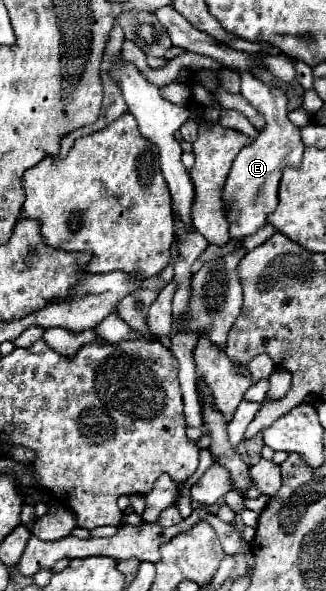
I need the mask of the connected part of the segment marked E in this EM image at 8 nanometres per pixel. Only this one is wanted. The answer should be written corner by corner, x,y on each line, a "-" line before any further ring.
241,71
238,74
241,76
241,96
265,116
267,126
251,142
251,146
245,146
237,154
227,178
227,186
223,190
223,200
231,208
227,212
229,234
235,240
255,234
265,224
267,214
271,214
277,208
277,186
281,180
281,172
289,166
299,166
303,150
305,150
299,128
293,126
291,120
287,118
285,90
271,88
271,84
263,84
263,80
255,78
247,71

